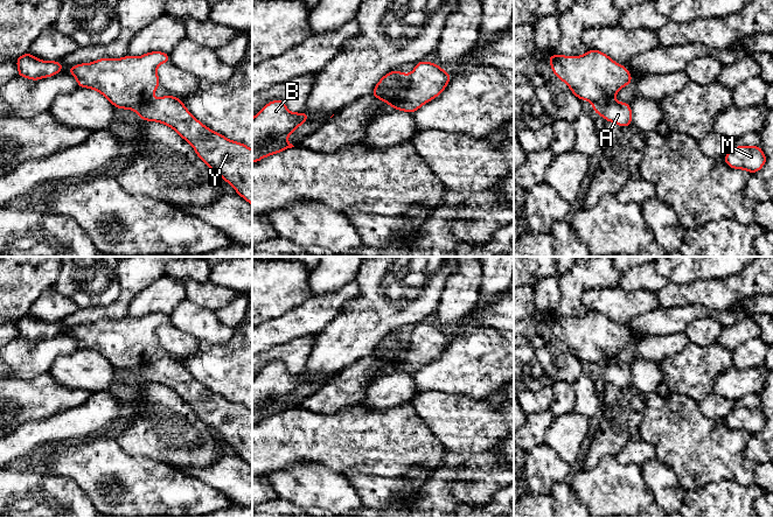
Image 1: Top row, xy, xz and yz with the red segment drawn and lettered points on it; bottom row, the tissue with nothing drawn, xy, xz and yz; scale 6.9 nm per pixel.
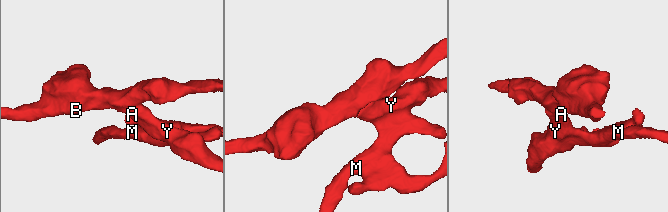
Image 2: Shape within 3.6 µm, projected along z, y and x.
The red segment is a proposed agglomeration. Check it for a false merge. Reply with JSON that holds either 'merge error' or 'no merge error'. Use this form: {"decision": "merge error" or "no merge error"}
{"decision": "merge error"}

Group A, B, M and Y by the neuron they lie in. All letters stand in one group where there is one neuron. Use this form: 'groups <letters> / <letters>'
groups A M Y / B

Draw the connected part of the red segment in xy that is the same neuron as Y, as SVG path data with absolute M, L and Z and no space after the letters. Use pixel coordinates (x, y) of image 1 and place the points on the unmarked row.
M172 356L151 360L137 371L137 377L145 383L156 383L173 390L183 401L191 406L196 416L213 433L231 446L236 455L252 467L252 411L250 408L232 402L203 386L187 371L180 359Z

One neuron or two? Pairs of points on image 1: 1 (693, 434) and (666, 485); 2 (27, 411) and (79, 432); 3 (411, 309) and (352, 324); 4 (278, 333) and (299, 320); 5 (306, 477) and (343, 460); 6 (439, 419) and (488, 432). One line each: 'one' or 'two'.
1: two
2: two
3: one
4: one
5: two
6: one

